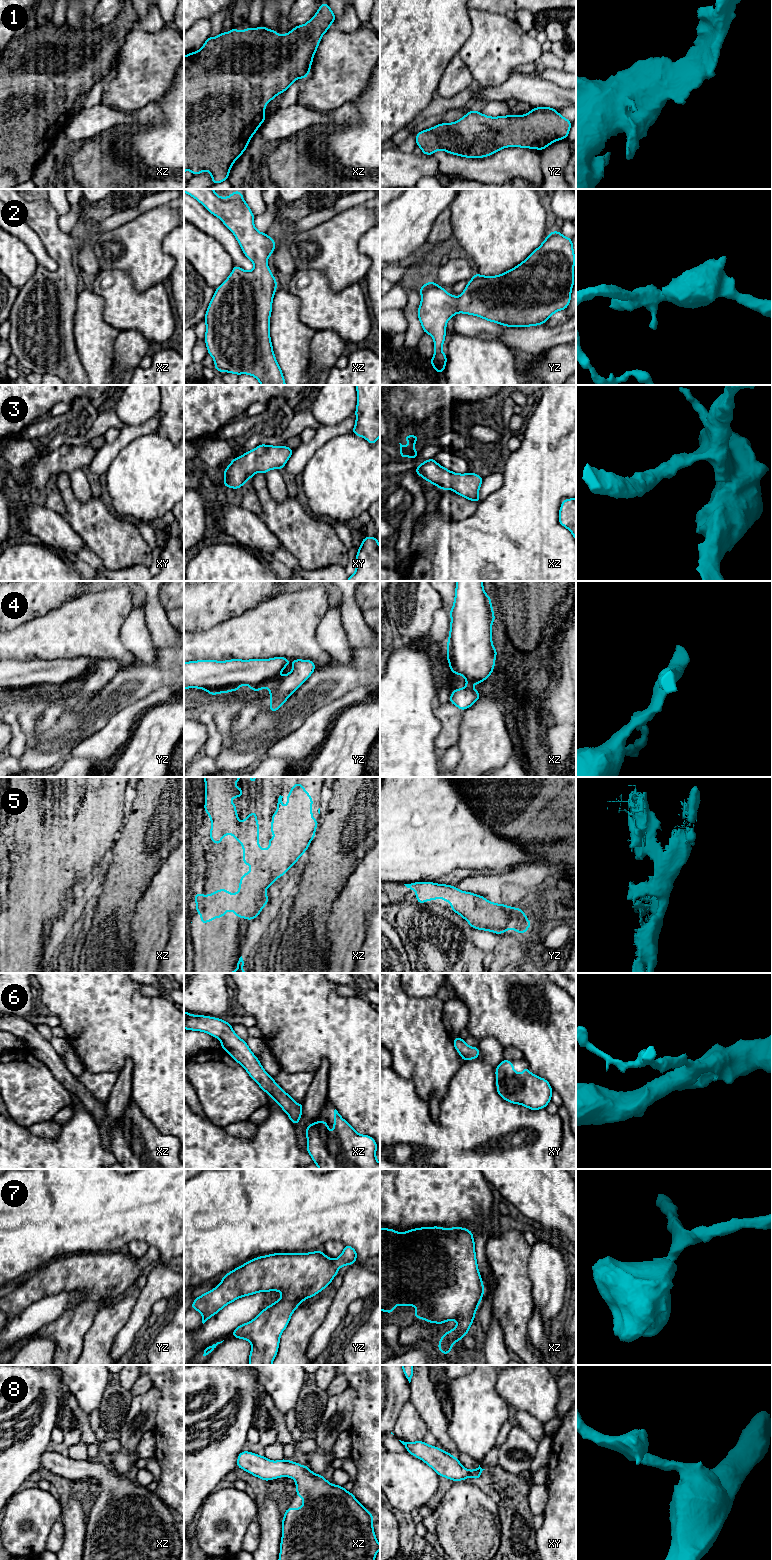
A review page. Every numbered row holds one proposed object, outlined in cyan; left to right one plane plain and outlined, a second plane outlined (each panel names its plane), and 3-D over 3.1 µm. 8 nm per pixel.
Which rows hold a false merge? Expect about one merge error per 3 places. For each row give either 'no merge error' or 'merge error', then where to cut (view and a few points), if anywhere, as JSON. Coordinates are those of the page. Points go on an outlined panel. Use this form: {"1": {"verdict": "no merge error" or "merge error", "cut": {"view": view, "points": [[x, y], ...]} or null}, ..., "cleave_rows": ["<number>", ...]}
{"1": {"verdict": "no merge error", "cut": null}, "2": {"verdict": "no merge error", "cut": null}, "3": {"verdict": "no merge error", "cut": null}, "4": {"verdict": "no merge error", "cut": null}, "5": {"verdict": "no merge error", "cut": null}, "6": {"verdict": "no merge error", "cut": null}, "7": {"verdict": "no merge error", "cut": null}, "8": {"verdict": "no merge error", "cut": null}, "cleave_rows": []}

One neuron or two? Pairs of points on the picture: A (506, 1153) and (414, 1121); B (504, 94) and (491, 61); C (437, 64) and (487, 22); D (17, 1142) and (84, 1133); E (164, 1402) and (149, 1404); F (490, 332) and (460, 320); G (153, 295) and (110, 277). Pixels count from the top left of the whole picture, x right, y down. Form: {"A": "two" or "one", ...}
{"A": "one", "B": "two", "C": "two", "D": "one", "E": "two", "F": "one", "G": "one"}

